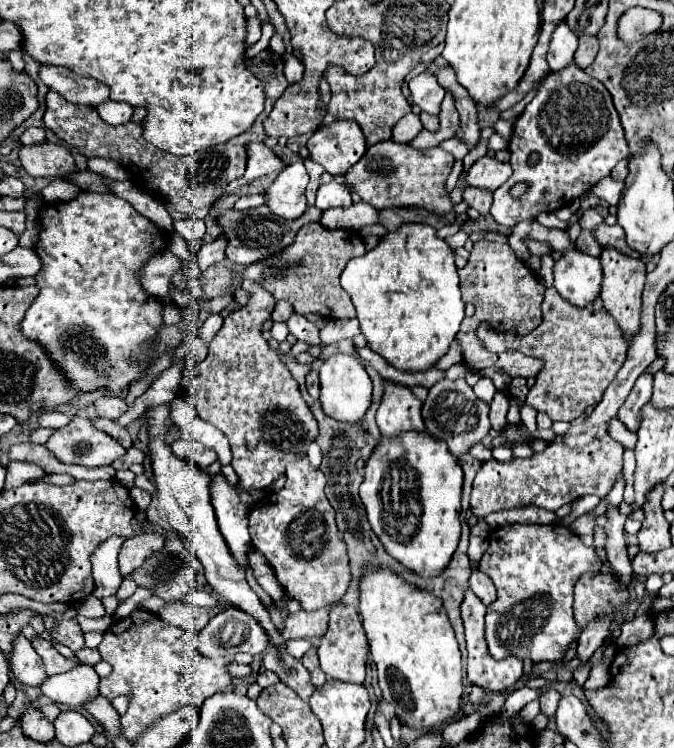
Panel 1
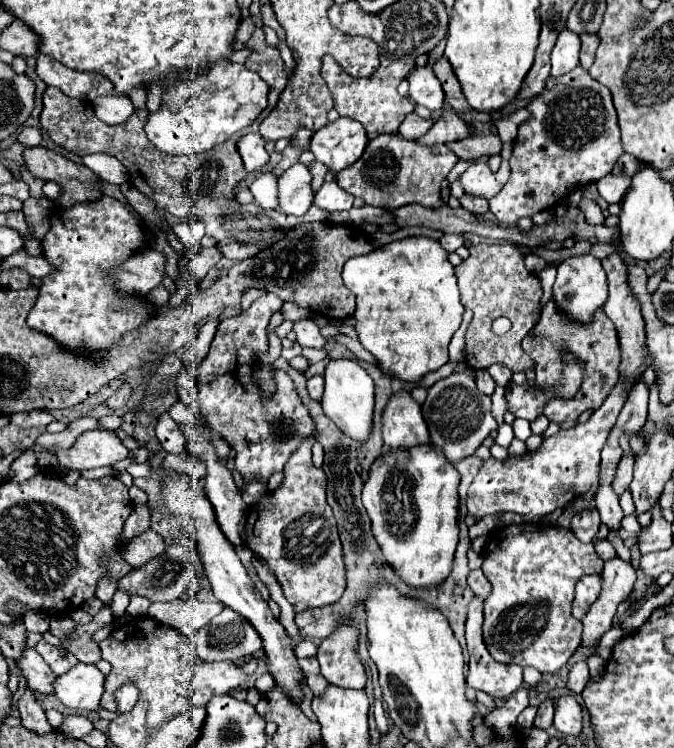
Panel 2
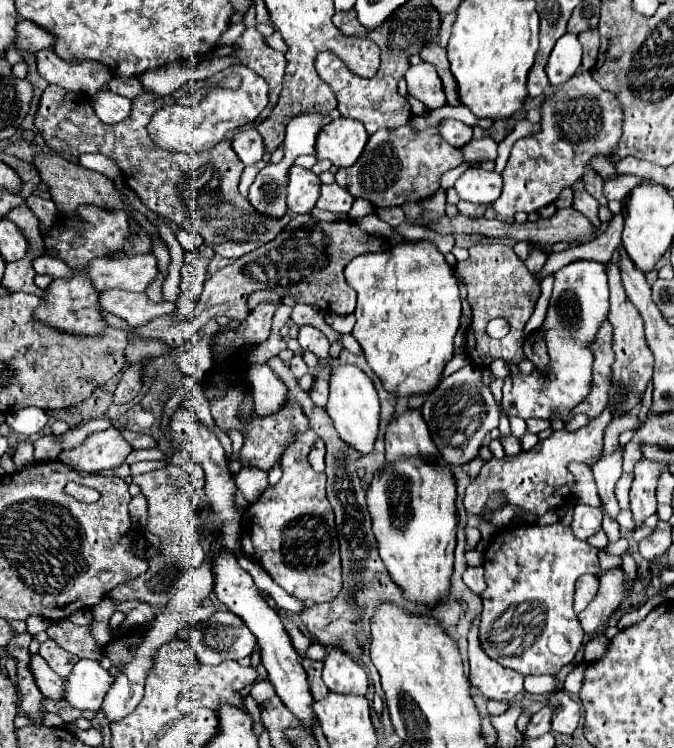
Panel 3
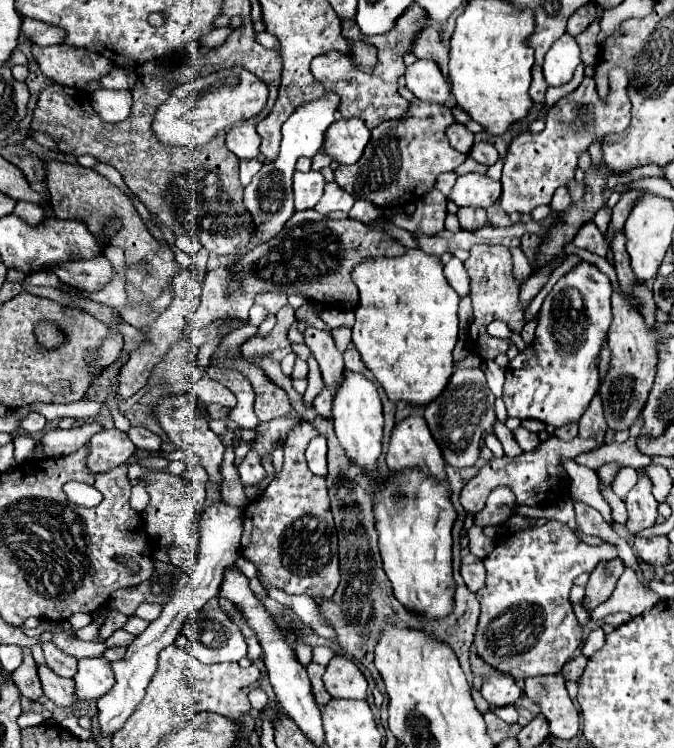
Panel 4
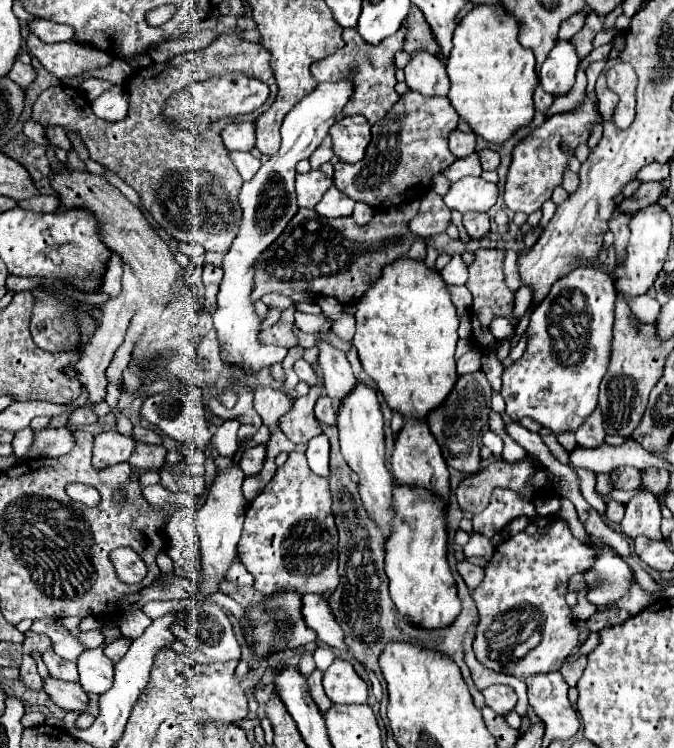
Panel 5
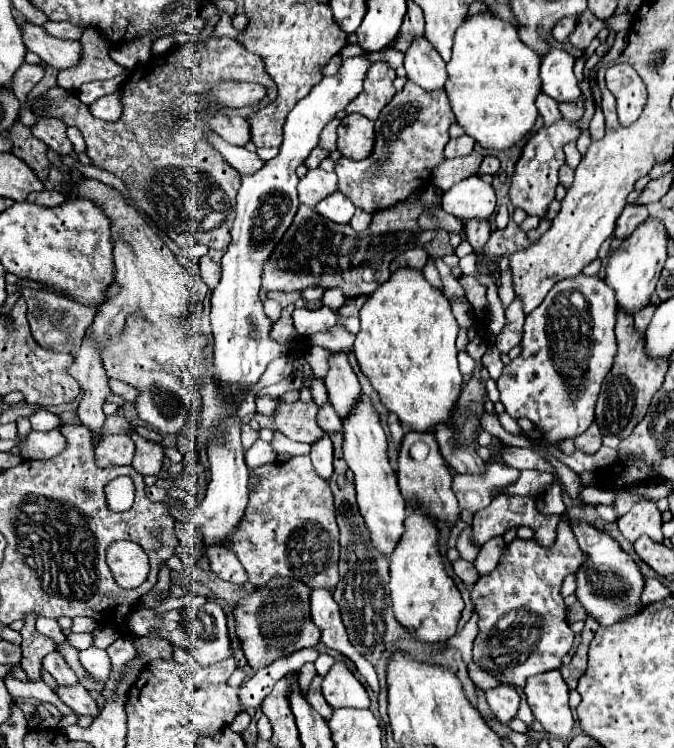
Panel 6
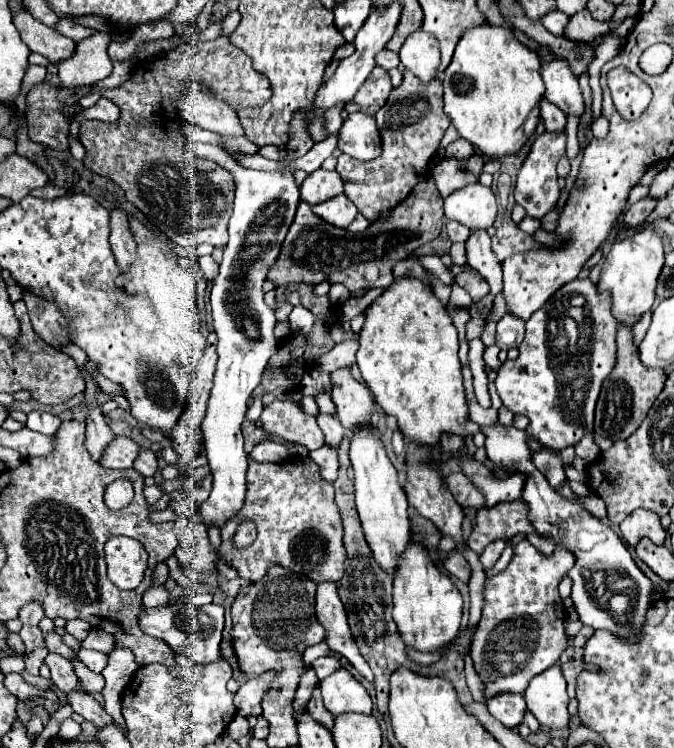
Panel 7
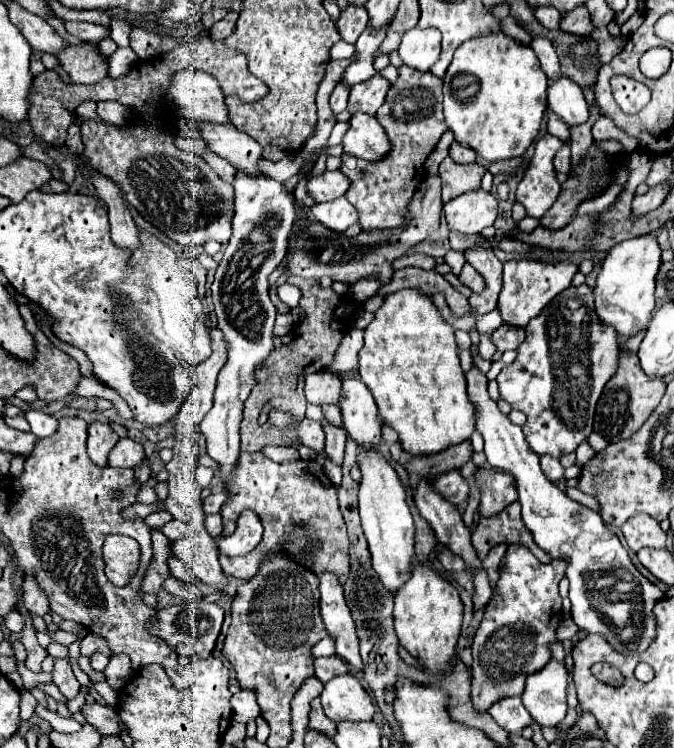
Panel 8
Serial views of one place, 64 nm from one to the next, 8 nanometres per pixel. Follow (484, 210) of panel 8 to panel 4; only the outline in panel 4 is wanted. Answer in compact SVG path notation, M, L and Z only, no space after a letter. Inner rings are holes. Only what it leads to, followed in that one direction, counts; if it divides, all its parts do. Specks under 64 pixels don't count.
M464 174L458 176L450 200L454 200L458 206L474 206L474 208L488 208L492 206L502 192L502 184L498 180L488 178L486 174Z

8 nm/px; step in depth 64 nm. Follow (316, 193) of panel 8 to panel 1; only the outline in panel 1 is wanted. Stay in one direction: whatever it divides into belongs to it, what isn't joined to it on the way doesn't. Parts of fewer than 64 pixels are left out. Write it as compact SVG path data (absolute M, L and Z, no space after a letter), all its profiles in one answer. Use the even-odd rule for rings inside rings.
M302 162L290 164L276 180L264 188L264 204L272 210L272 214L296 220L306 210L304 190L308 186L308 172Z

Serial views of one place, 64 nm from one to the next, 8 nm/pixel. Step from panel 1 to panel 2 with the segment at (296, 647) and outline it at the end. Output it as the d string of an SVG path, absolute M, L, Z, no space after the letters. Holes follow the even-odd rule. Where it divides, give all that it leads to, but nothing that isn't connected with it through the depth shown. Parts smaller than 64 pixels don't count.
M302 640L294 646L294 654L296 654L298 660L306 658L306 656L312 656L312 654L316 654L316 644L312 640Z

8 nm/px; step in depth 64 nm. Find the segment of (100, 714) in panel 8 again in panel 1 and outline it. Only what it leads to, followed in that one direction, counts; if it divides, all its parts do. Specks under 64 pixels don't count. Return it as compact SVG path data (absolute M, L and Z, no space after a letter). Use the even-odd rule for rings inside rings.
M16 634L12 650L6 654L12 676L28 686L40 686L46 678L40 656L34 652L30 640L24 634Z

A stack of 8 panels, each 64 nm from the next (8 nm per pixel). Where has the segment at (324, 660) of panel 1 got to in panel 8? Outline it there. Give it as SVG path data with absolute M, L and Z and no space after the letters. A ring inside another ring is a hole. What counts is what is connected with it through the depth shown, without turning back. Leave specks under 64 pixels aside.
M352 674L334 676L324 684L320 694L326 716L334 722L342 720L372 720L374 704L368 692Z

